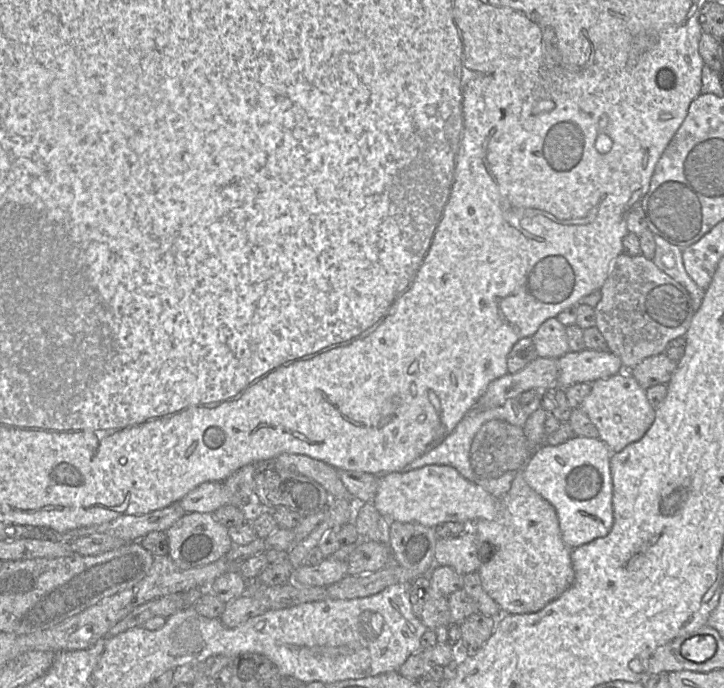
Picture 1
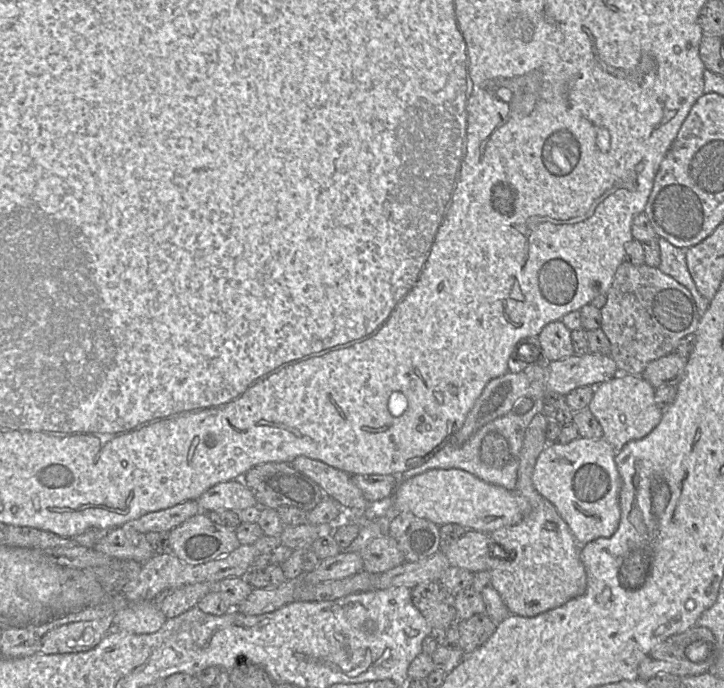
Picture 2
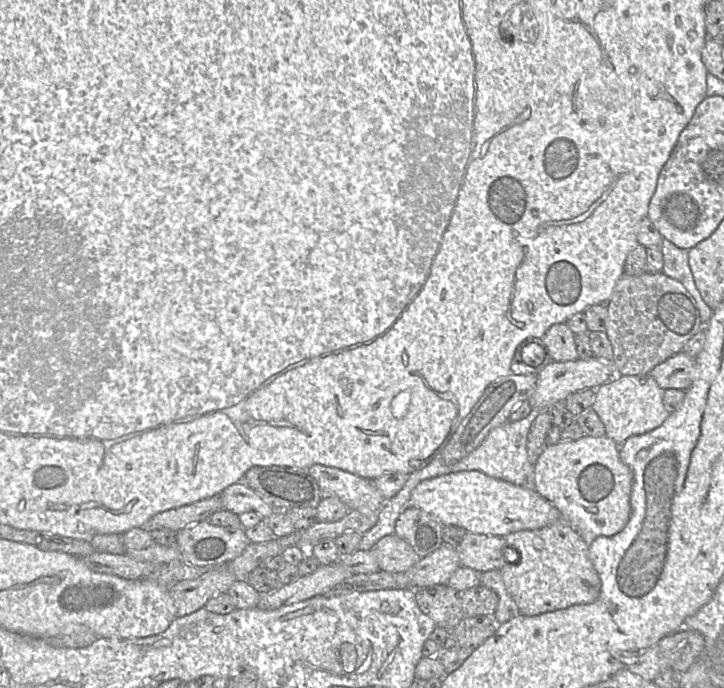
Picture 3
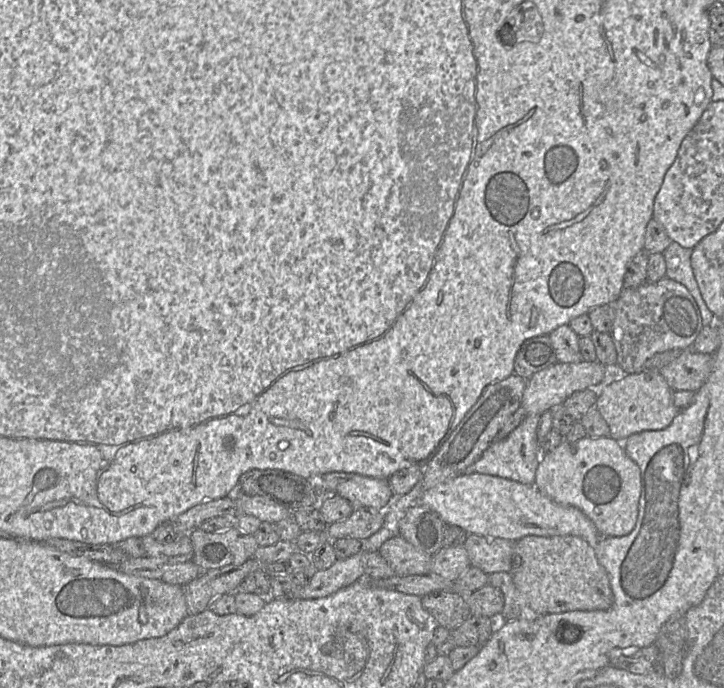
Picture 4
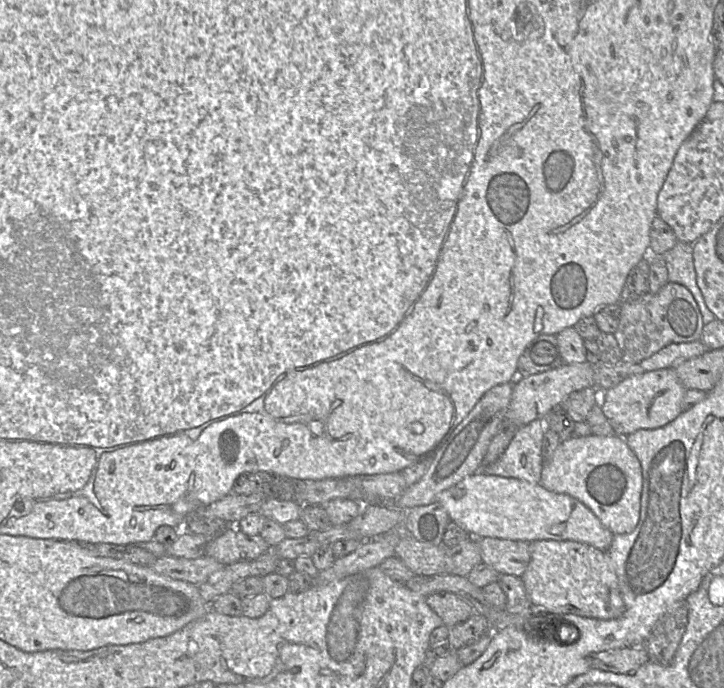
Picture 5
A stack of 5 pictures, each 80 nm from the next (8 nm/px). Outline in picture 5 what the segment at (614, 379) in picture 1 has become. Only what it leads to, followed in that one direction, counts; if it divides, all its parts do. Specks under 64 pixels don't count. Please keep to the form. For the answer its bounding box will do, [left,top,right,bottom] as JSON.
[600,369,686,437]

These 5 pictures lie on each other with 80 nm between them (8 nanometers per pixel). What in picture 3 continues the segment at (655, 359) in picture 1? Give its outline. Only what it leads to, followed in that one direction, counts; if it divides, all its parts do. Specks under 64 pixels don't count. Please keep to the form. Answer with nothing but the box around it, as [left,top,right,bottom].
[650,352,695,390]

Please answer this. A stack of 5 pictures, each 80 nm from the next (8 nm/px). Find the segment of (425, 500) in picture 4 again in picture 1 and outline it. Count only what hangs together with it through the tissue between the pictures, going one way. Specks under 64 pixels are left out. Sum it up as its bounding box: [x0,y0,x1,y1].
[372,465,501,528]

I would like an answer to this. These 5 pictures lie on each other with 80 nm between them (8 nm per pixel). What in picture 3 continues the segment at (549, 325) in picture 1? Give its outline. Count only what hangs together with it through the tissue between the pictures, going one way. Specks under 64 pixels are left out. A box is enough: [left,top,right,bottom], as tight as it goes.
[542,323,577,362]

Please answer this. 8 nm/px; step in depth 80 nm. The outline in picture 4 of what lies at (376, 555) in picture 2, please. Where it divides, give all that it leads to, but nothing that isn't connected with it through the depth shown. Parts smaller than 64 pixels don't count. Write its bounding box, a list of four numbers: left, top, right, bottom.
[378,535,432,576]

